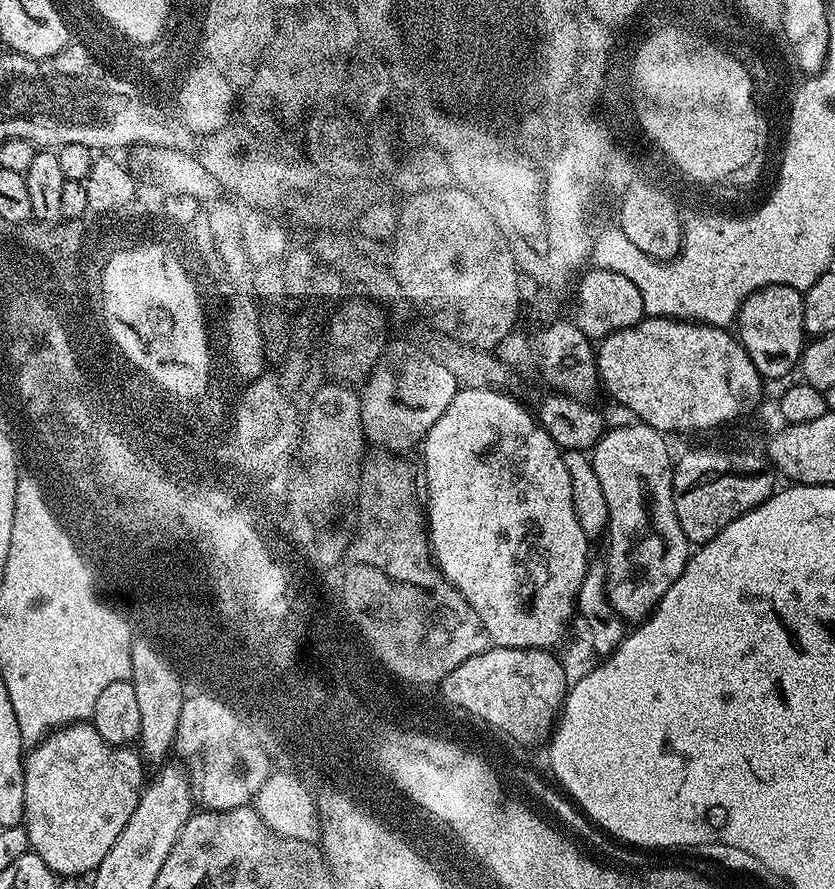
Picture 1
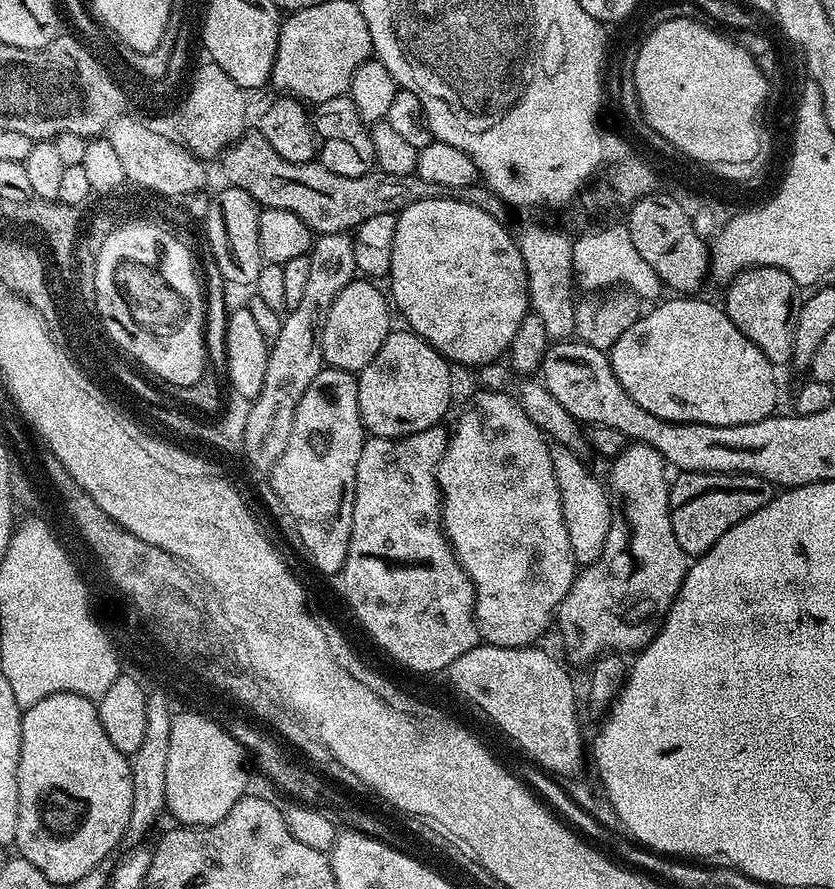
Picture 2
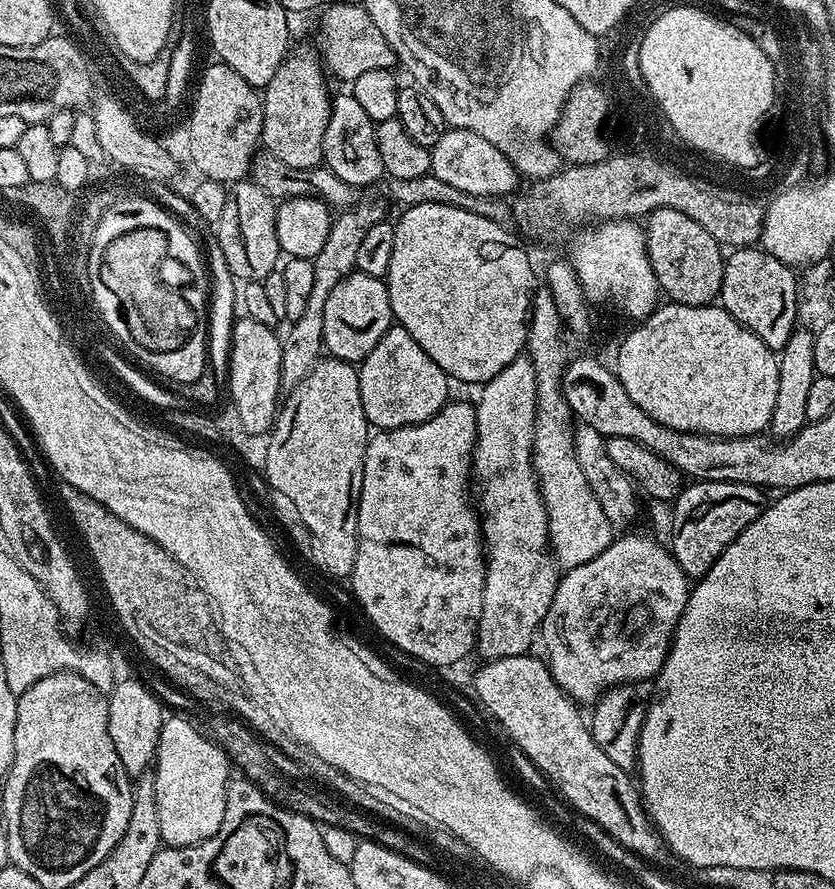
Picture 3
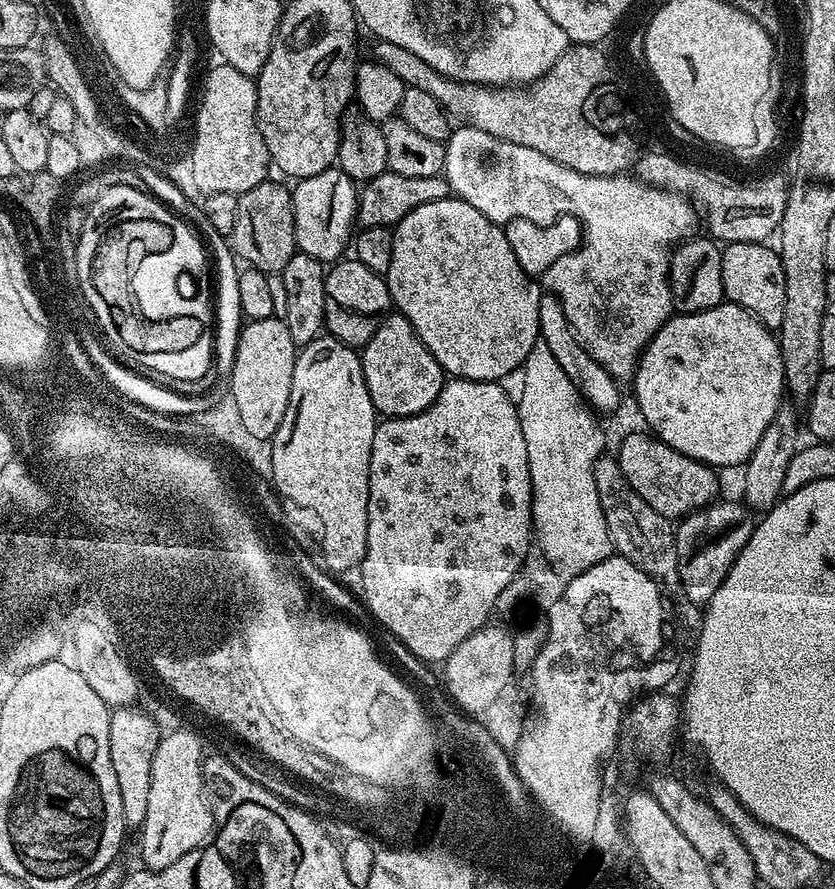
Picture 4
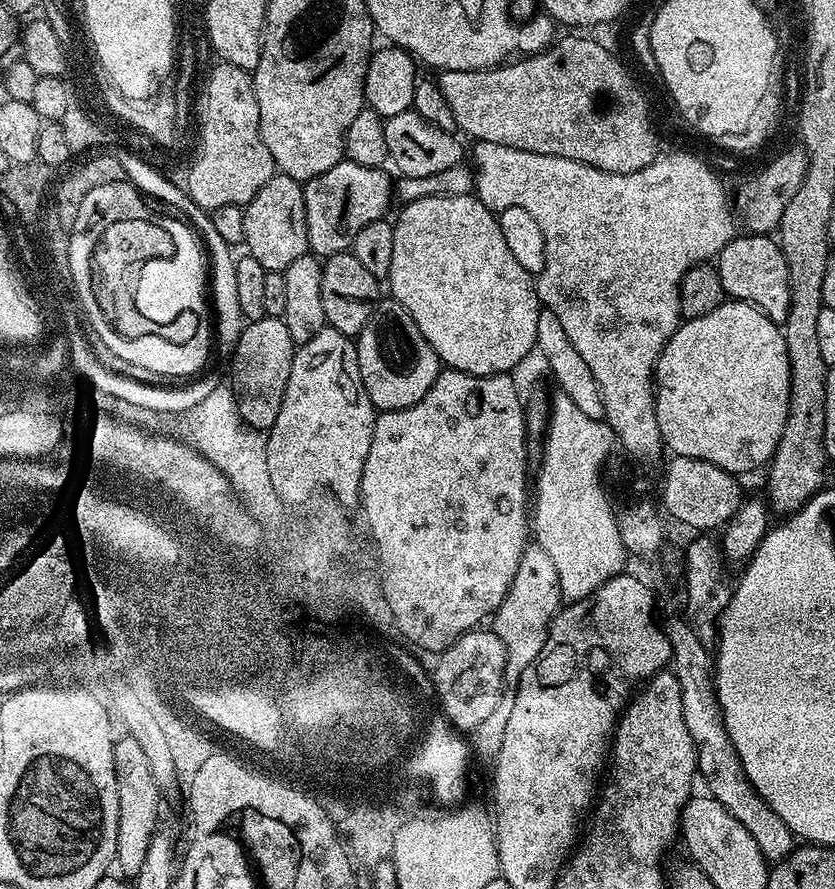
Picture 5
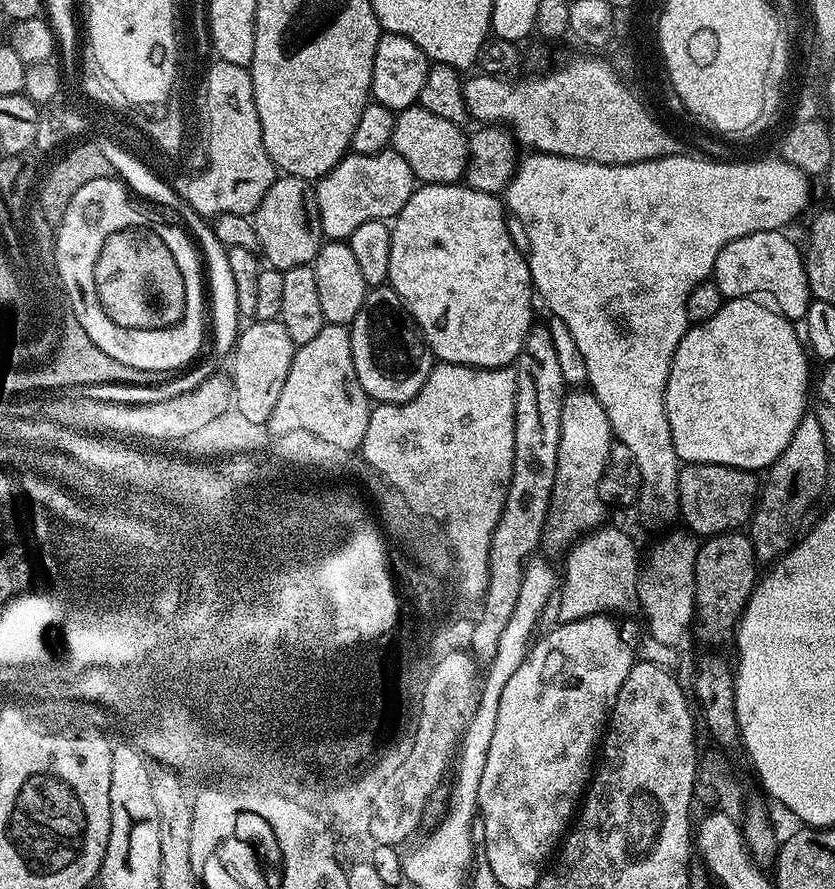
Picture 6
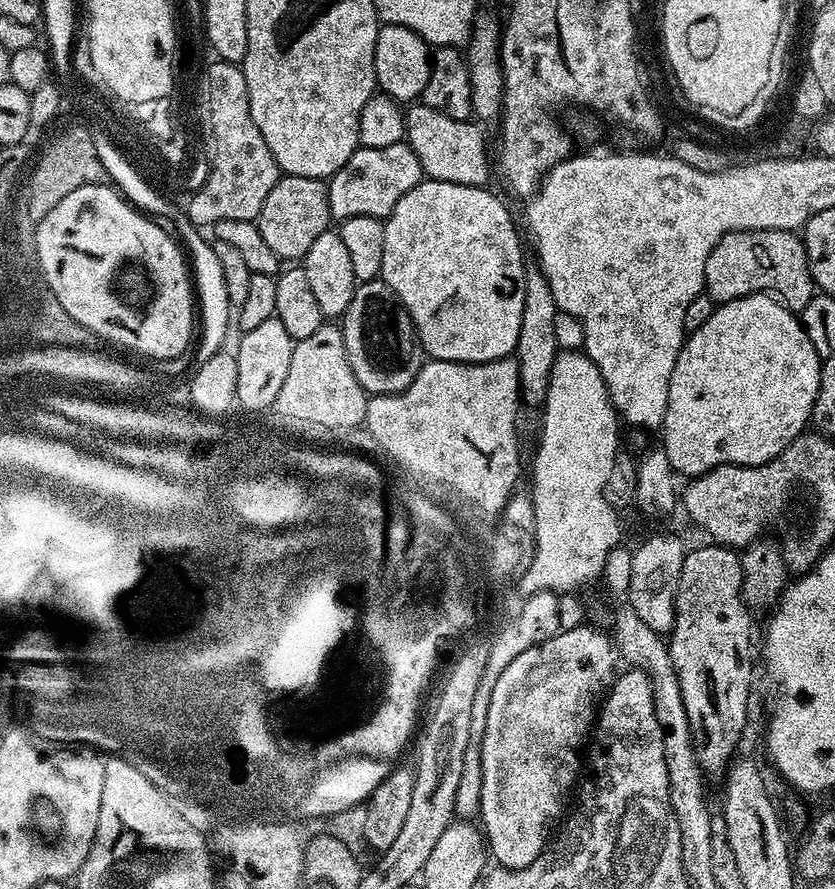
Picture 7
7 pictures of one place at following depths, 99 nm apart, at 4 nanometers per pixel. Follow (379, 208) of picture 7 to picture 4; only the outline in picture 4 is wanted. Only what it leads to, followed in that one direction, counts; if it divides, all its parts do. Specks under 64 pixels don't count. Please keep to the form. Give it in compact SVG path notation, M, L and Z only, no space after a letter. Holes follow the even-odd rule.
M339 166L322 170L322 174L314 174L305 180L296 180L291 189L292 209L294 210L294 238L299 251L310 254L310 258L318 258L325 262L335 262L345 255L344 247L349 247L354 236L354 225L357 223L357 181L352 180Z

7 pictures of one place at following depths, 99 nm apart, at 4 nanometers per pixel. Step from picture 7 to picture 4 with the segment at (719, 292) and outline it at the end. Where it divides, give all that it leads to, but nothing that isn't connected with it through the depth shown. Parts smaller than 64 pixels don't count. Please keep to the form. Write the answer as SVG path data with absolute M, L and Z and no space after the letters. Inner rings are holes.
M738 242L724 244L722 248L722 286L724 295L760 321L769 330L782 326L782 313L786 302L786 278L782 270L779 251L768 248L767 243Z

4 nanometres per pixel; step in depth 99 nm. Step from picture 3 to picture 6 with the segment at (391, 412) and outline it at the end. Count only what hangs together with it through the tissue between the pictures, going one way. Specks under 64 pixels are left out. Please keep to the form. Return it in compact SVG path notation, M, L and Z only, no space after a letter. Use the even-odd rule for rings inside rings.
M391 286L369 288L366 298L362 302L362 310L352 320L352 357L354 370L358 374L358 382L367 394L369 401L382 404L401 404L410 402L422 390L426 378L430 378L434 367L434 357L424 341L420 328L412 321L412 316L405 308L404 303Z

